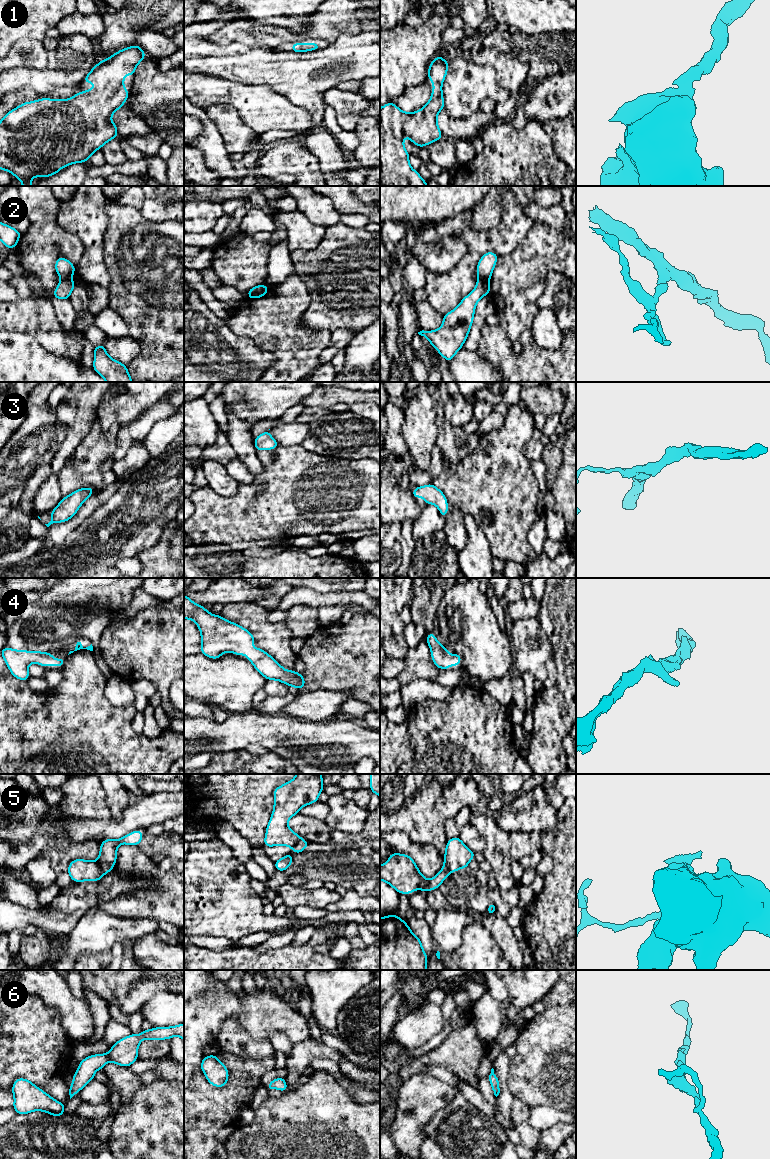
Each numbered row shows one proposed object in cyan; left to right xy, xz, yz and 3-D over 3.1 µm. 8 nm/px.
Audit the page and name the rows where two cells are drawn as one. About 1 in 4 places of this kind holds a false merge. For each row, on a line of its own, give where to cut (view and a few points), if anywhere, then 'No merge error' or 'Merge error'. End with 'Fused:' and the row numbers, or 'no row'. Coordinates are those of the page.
1: No split. No merge error
2: Split along xy (70, 277), (62, 280). Merge error
3: No split. No merge error
4: No split. No merge error
5: Split along xy (96, 860), (105, 872). Merge error
6: No split. No merge error
Fused: 2, 5

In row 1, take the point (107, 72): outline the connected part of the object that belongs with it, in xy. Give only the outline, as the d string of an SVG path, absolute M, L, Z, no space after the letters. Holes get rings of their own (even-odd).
M138 45L124 48L109 58L99 61L86 75L83 82L95 84L95 89L82 91L65 100L42 98L25 102L9 111L0 121L0 170L12 173L23 183L22 186L31 186L31 179L34 177L47 178L68 165L87 162L96 150L117 137L117 127L111 121L111 117L124 105L129 95L129 90L123 85L124 76L135 75L136 66L145 56L145 52Z

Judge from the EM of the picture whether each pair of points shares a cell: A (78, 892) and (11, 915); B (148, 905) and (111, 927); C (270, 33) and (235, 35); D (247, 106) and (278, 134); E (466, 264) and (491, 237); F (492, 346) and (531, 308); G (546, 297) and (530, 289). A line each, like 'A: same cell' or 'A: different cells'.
A: same cell
B: different cells
C: same cell
D: different cells
E: same cell
F: different cells
G: different cells

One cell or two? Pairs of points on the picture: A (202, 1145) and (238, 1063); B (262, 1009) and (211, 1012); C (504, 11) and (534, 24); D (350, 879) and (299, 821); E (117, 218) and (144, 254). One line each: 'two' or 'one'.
A: one
B: one
C: one
D: two
E: one

